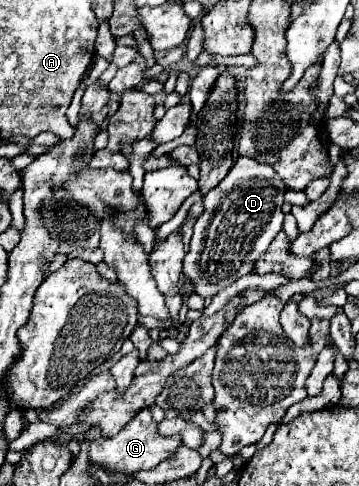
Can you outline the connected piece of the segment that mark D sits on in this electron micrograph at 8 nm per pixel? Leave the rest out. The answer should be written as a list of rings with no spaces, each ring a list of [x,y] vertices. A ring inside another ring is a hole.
[[[241,155],[235,161],[235,165],[231,167],[231,171],[225,175],[225,179],[203,197],[205,211],[193,227],[193,237],[191,237],[191,243],[189,243],[189,251],[183,259],[183,275],[193,283],[193,291],[201,299],[211,299],[221,289],[233,285],[239,277],[253,273],[255,261],[267,253],[271,239],[281,231],[281,225],[283,225],[283,211],[281,211],[283,195],[285,195],[285,183],[275,173],[275,169],[271,169],[267,163],[259,163],[253,157]]]

